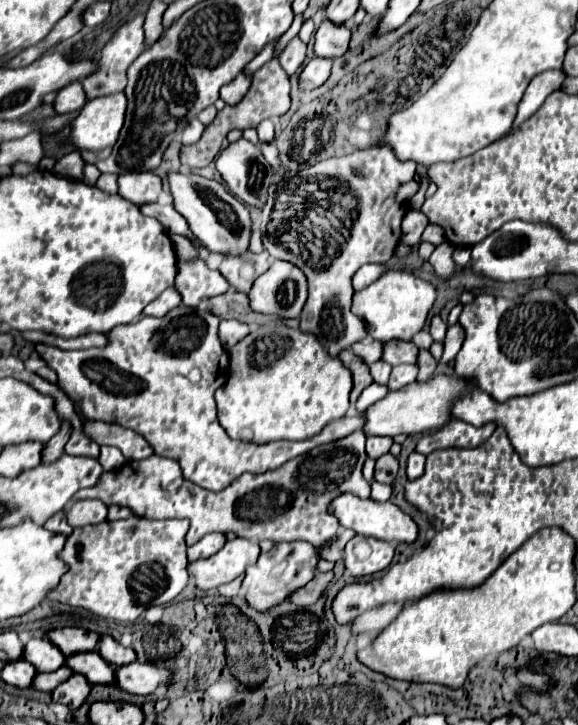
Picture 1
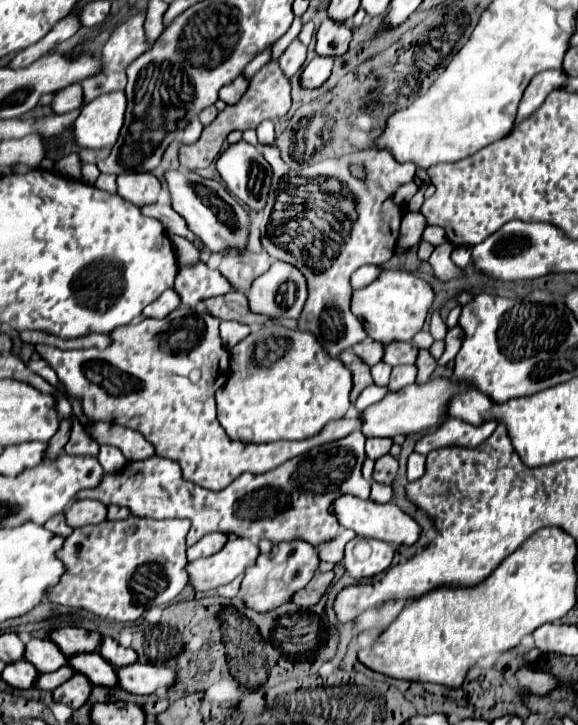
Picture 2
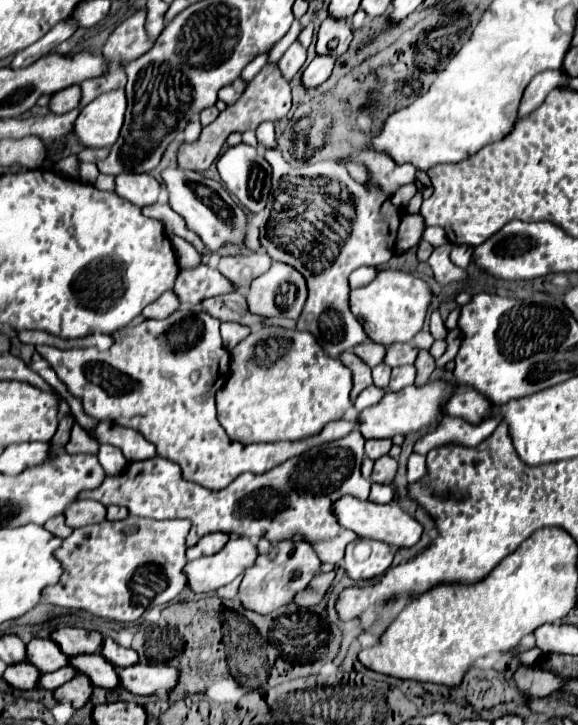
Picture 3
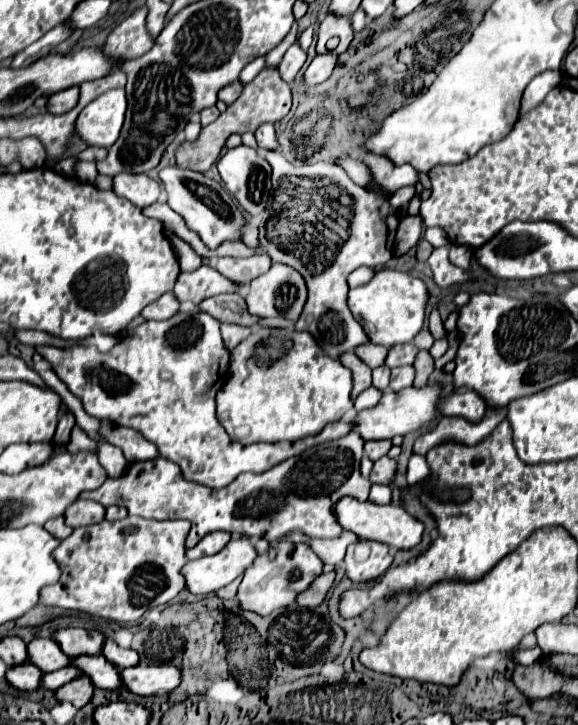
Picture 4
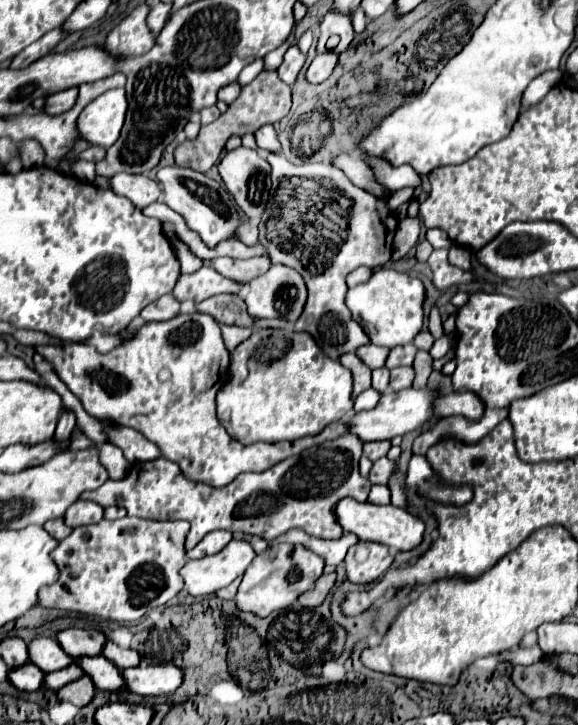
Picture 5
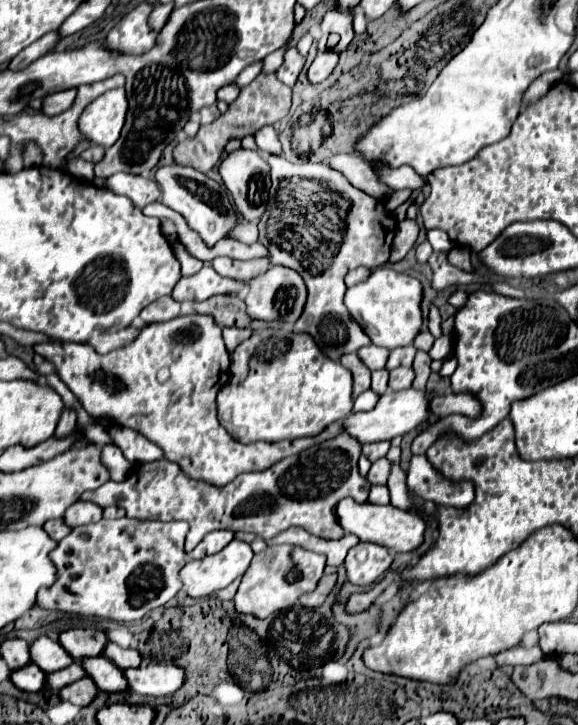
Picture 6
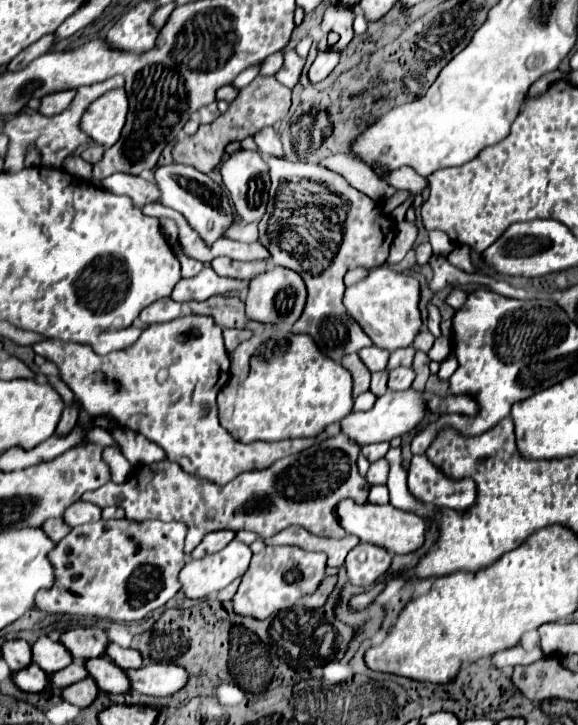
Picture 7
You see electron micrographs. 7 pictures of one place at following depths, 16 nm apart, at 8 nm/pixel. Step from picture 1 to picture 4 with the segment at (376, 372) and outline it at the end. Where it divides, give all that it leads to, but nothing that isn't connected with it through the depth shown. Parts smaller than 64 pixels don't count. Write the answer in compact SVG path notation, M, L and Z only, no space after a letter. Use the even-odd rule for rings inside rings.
M386 366L372 370L372 386L382 392L388 390L388 378L390 378L390 368L386 368Z

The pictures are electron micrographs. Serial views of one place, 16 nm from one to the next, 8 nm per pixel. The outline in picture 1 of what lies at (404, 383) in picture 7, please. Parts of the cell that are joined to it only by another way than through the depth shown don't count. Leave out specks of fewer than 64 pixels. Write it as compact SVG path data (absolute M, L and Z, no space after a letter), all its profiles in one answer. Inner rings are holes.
M400 364L392 368L390 374L390 382L388 382L388 390L400 390L412 382L416 382L416 364Z

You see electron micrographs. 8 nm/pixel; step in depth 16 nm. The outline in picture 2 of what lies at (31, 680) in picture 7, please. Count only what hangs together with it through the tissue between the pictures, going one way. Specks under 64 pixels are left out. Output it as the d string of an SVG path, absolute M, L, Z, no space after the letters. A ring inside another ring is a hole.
M22 660L22 662L16 662L16 664L8 664L6 670L2 672L2 680L8 682L10 686L14 686L14 688L28 690L28 688L34 688L38 674L40 672L36 670L36 666Z

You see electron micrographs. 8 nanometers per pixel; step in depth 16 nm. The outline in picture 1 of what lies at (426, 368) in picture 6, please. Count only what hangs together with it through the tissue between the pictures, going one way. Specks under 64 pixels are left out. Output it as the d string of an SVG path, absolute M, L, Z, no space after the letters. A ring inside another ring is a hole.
M420 350L420 354L418 354L418 382L426 382L432 374L434 374L434 370L436 370L436 360L434 360L434 356L428 352L428 350Z

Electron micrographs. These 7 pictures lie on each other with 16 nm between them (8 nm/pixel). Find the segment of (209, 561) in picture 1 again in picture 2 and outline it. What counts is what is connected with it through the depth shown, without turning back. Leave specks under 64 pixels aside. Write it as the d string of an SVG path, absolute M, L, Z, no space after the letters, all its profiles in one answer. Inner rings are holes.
M230 538L226 546L208 558L199 558L186 566L196 592L216 590L240 576L258 558L258 546L248 538Z

